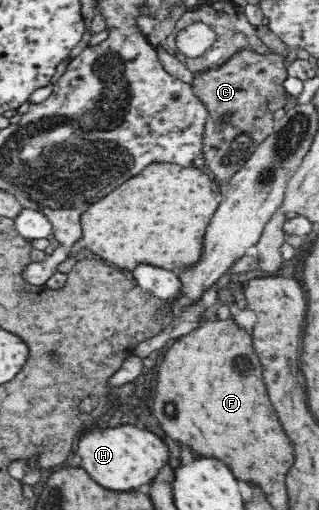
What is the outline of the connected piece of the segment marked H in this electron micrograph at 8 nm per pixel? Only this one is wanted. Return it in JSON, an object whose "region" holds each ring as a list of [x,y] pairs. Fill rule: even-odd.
{"region":[[[134,424],[116,427],[94,427],[88,434],[80,435],[77,454],[81,457],[82,467],[106,489],[112,491],[132,491],[148,483],[158,475],[158,471],[169,460],[169,449],[153,432],[140,429]]]}

